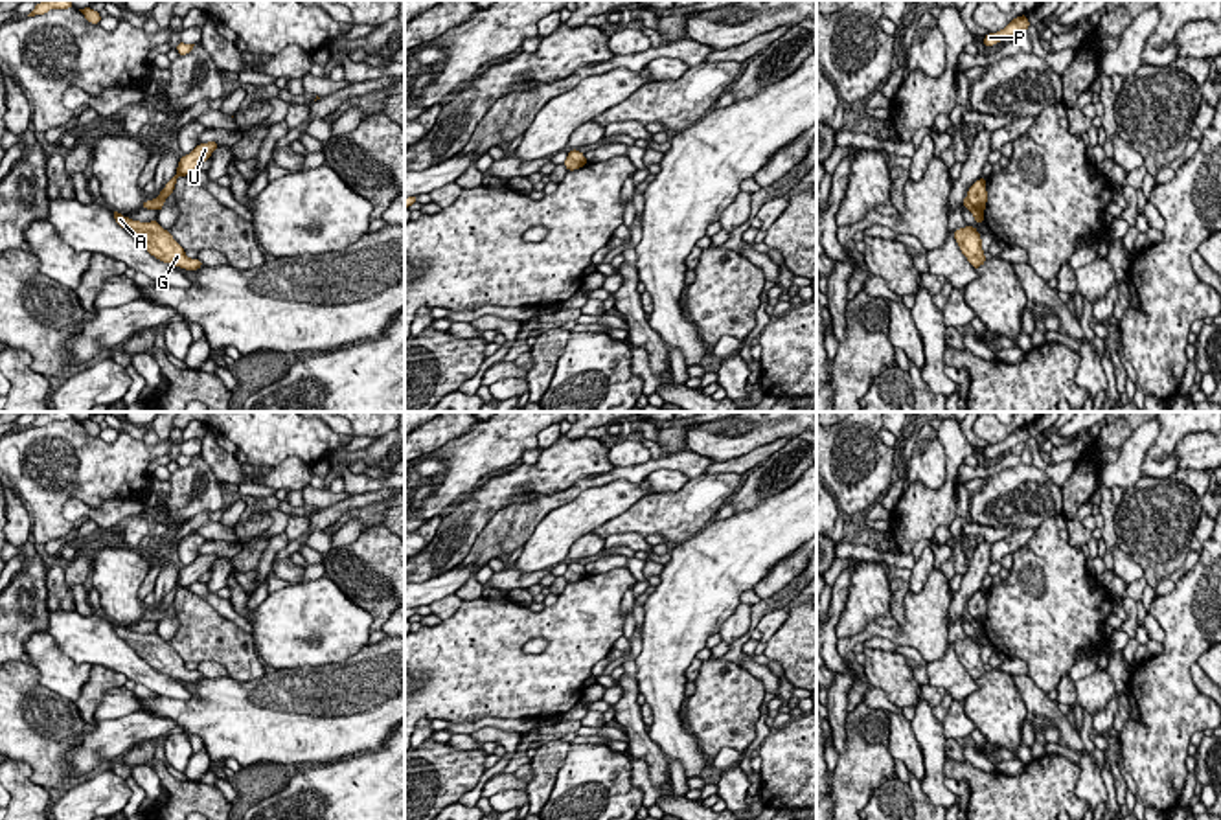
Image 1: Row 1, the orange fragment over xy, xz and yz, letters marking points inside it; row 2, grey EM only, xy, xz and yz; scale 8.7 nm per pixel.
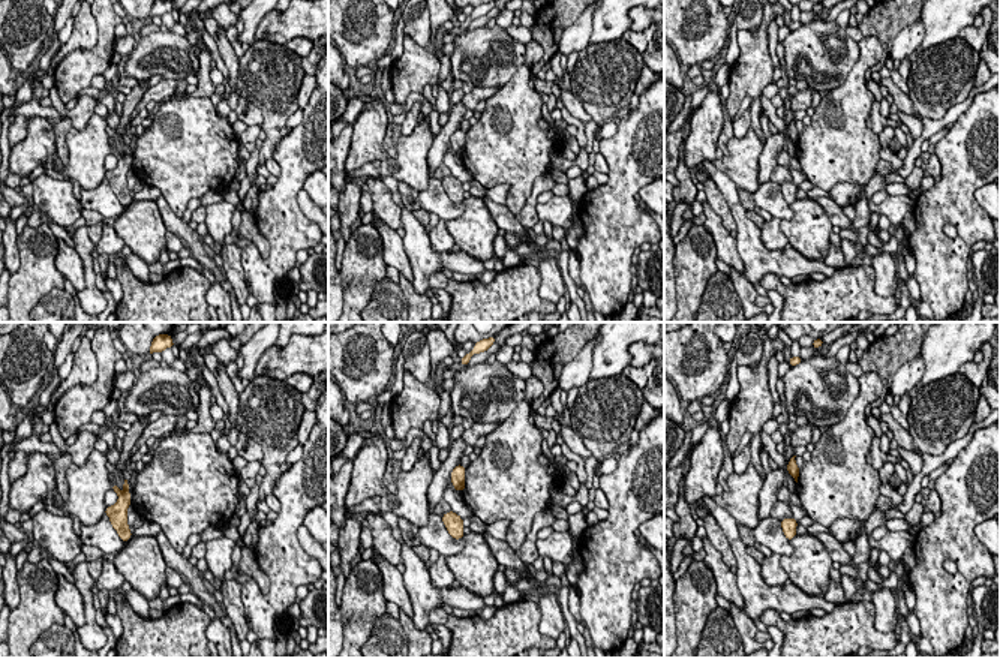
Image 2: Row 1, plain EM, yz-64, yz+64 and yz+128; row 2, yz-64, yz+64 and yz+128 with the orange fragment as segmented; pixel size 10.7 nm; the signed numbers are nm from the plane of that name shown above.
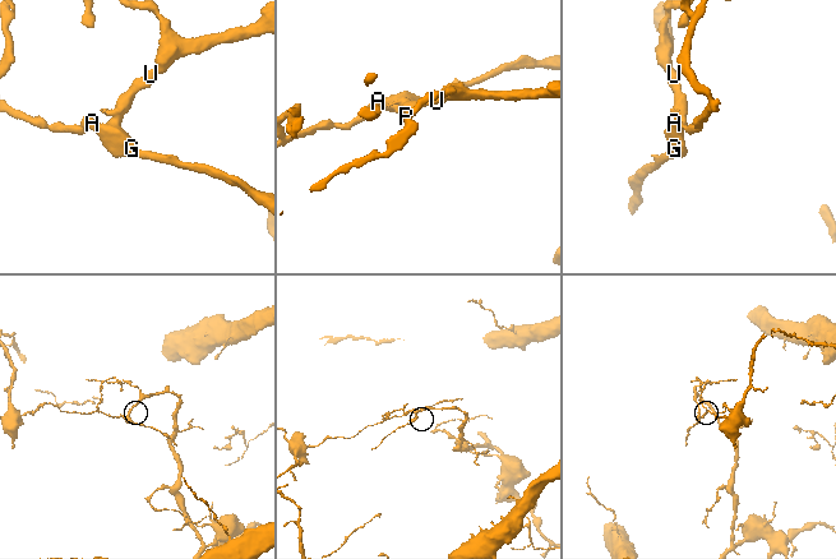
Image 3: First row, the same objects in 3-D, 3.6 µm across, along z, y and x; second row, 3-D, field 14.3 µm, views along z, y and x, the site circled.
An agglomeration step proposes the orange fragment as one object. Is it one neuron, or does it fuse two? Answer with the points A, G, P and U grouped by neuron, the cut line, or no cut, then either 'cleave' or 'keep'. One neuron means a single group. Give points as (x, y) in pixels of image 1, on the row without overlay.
A G / P U | yz (966, 609), (981, 624) | cleave

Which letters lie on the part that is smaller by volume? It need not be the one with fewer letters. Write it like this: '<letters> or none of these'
A, G

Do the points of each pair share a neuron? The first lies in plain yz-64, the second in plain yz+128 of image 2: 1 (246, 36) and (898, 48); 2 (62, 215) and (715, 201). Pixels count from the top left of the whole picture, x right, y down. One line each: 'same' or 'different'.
1: same
2: same

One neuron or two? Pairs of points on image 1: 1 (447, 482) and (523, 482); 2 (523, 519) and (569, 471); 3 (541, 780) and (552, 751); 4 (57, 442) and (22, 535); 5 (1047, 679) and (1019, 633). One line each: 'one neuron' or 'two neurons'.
1: two neurons
2: two neurons
3: one neuron
4: two neurons
5: one neuron

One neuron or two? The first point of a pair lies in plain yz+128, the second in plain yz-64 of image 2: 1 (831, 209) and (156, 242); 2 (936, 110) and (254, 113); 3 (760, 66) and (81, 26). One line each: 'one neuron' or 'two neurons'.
1: two neurons
2: two neurons
3: two neurons

